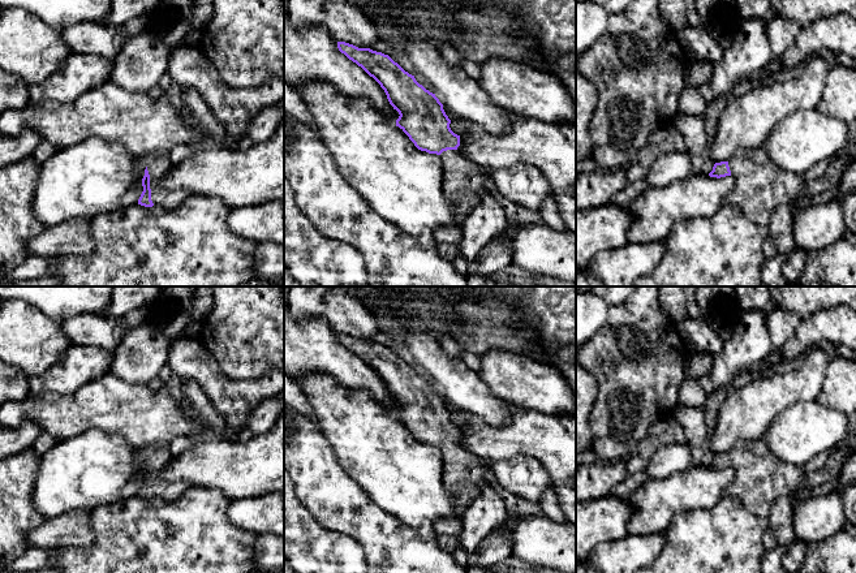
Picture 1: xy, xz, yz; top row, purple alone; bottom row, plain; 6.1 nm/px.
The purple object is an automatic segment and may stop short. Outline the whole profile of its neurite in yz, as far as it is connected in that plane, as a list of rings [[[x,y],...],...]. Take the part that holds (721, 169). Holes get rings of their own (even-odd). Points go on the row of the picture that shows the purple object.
[[[762,148],[737,151],[728,161],[715,163],[709,176],[732,176],[735,188],[726,203],[740,207],[753,223],[767,227],[778,206],[795,204],[835,186],[849,161],[842,152],[830,158],[825,173],[808,184],[803,175],[777,167]]]

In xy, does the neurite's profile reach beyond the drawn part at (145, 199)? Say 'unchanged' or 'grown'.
grown

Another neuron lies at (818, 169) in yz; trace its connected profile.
[[[827,159],[827,160],[822,160],[822,161],[817,163],[810,169],[808,169],[803,175],[805,184],[814,181],[818,177],[821,177],[825,173],[825,171],[829,168],[829,165],[830,165],[830,161]]]

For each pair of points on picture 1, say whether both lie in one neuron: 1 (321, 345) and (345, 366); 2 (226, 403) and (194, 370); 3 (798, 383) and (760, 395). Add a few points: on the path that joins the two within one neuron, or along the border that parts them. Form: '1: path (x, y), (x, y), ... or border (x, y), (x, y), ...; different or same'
1: path (327, 352), (339, 363); same
2: path (220, 393), (203, 377); same
3: path (788, 388), (769, 395); same

